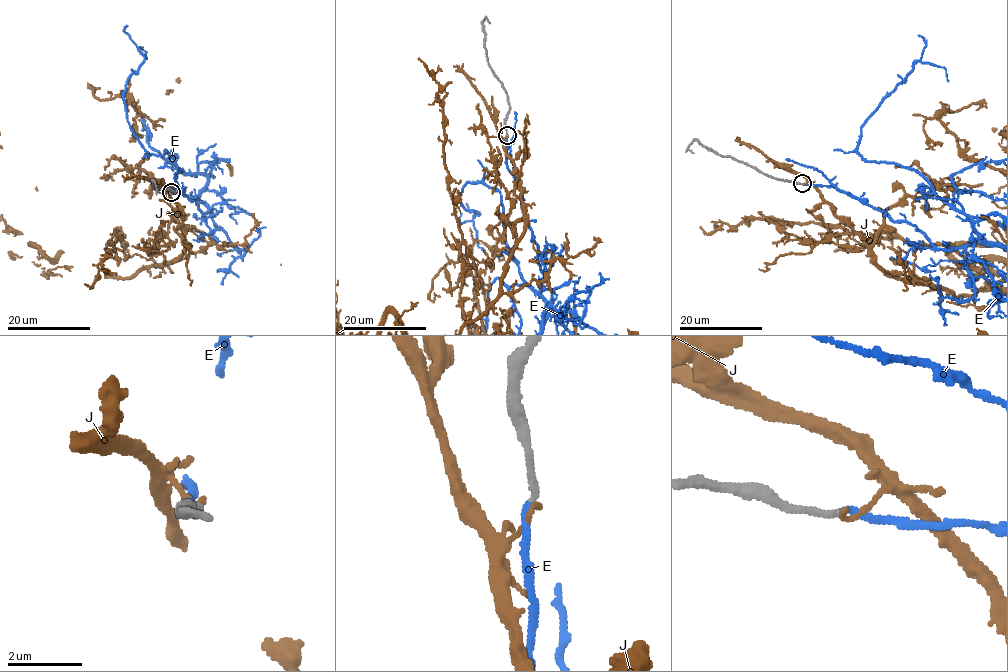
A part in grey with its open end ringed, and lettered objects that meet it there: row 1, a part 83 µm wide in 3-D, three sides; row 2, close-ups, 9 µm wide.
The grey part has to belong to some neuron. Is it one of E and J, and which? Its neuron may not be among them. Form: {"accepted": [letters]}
{"accepted": ["E"]}

